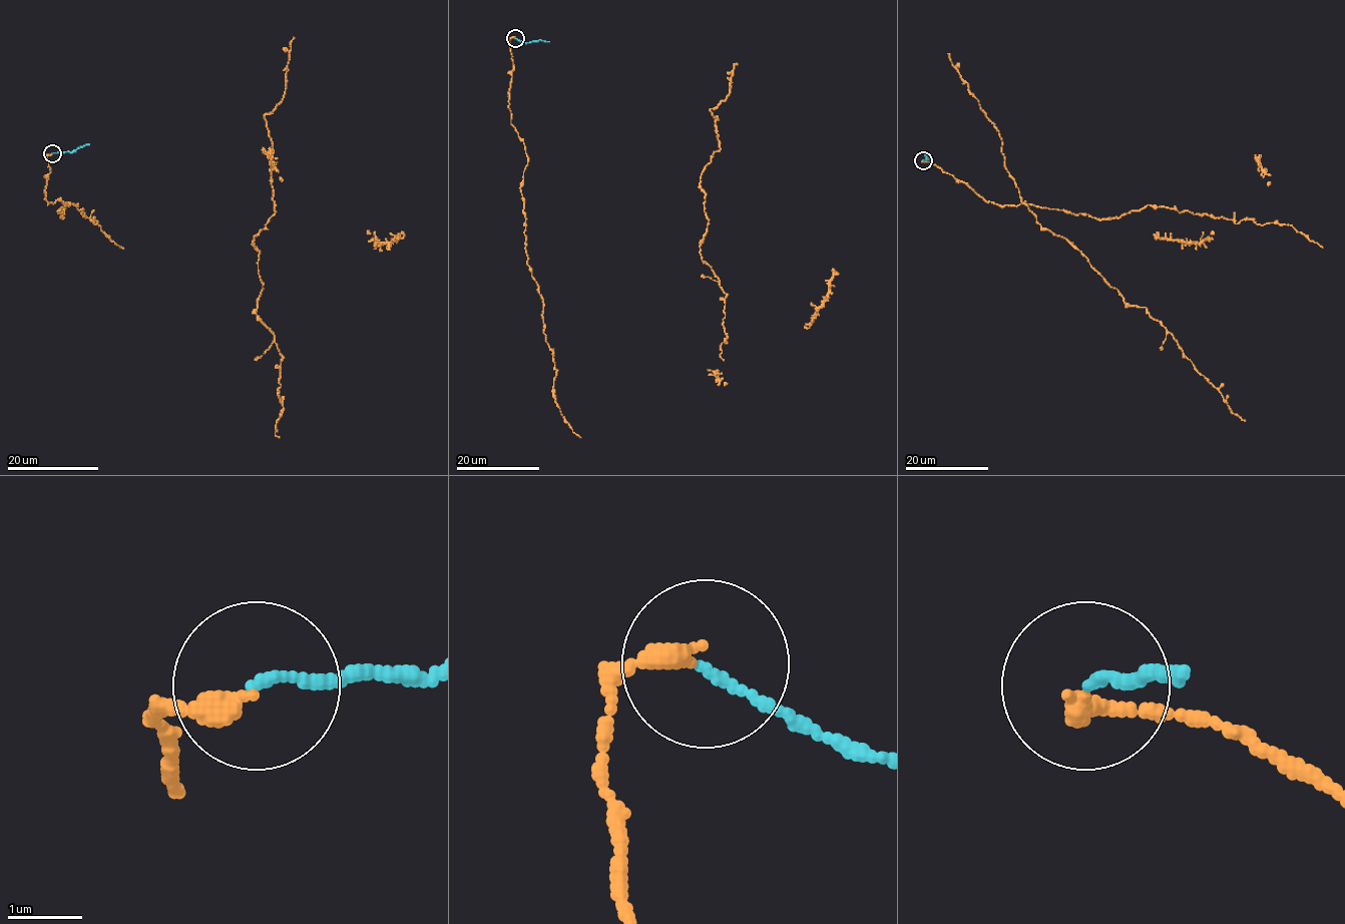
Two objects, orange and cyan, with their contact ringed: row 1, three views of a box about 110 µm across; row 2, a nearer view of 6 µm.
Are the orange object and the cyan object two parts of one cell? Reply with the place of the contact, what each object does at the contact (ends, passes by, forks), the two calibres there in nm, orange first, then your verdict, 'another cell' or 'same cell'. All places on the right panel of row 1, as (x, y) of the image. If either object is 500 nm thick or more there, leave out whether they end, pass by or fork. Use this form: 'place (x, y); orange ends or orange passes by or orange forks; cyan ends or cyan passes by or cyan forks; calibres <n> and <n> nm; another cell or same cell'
place (923, 160); orange ends; cyan ends; calibres 300 and 110 nm; another cell

